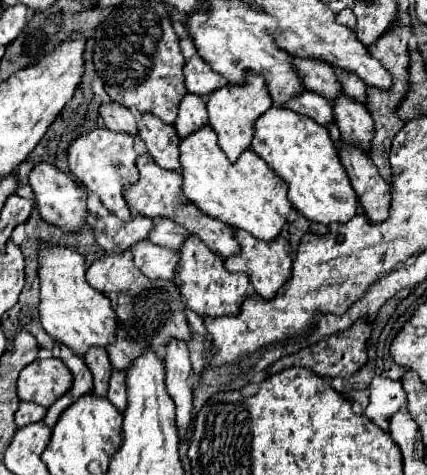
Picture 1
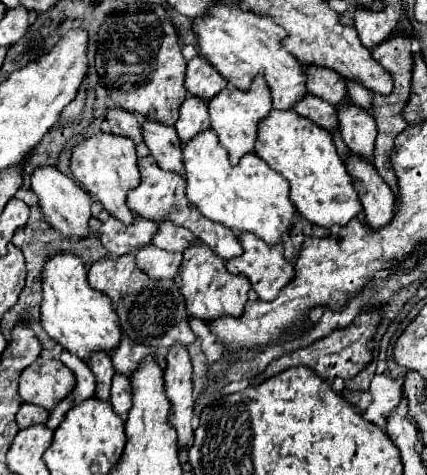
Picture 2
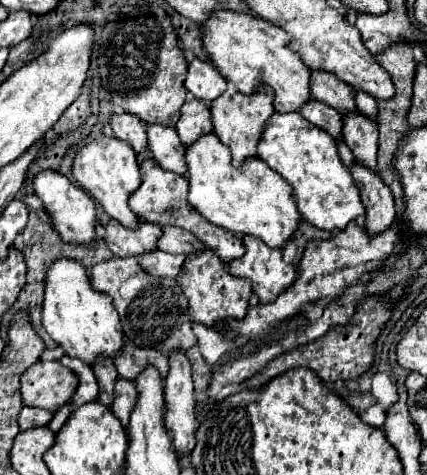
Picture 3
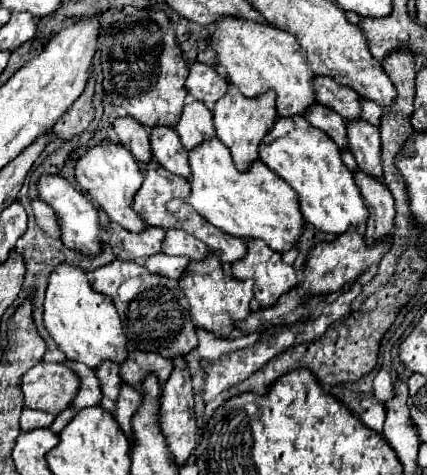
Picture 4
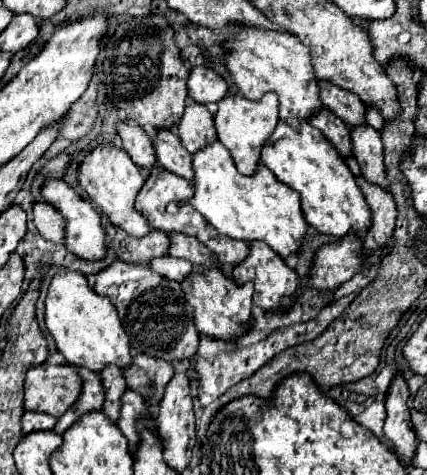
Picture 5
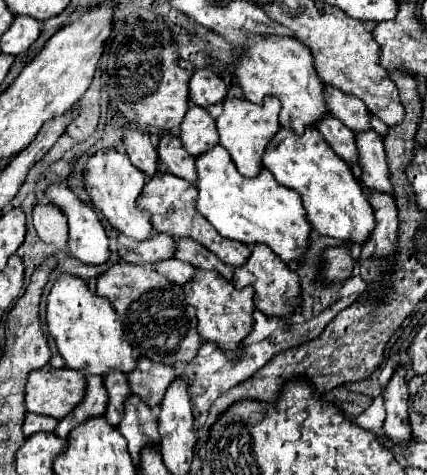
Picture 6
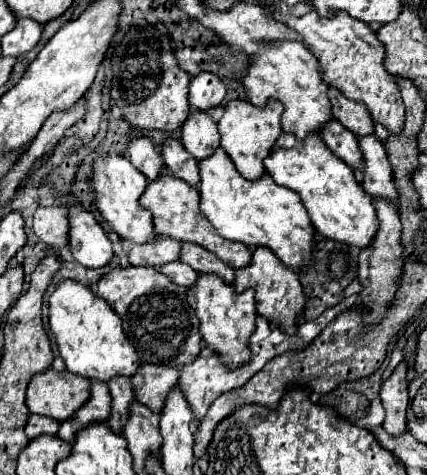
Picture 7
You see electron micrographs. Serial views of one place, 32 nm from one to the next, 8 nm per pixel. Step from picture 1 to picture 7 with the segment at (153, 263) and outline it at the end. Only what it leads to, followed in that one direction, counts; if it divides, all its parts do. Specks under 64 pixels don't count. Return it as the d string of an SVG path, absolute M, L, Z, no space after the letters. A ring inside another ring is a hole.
M174 260L172 264L162 264L160 268L156 268L158 272L164 272L164 276L168 276L172 282L190 288L196 282L196 272L192 272L192 268L188 268L188 264Z

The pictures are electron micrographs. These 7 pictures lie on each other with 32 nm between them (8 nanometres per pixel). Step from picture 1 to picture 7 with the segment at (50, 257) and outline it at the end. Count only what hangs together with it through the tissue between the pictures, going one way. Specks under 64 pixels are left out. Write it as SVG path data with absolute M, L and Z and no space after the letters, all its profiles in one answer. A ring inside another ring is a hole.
M64 278L56 286L48 302L50 330L56 338L56 346L60 350L60 356L64 358L68 372L108 382L116 374L132 376L138 370L140 358L124 336L120 316L116 316L110 304L98 298L88 286L78 280Z

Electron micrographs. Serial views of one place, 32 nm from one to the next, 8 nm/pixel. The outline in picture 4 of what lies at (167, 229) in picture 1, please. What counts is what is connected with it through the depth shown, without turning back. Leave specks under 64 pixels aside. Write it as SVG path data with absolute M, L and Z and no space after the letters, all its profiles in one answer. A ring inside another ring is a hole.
M170 228L166 230L166 236L162 240L162 252L174 254L174 256L186 256L190 260L200 260L208 254L208 248L192 234L180 228Z

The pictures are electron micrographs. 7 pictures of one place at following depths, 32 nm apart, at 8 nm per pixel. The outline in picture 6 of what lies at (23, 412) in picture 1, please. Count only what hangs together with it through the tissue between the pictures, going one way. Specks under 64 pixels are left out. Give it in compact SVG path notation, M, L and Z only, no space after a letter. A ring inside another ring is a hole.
M34 412L26 414L24 418L24 434L32 436L36 432L54 432L58 420L52 420L52 416L36 416Z

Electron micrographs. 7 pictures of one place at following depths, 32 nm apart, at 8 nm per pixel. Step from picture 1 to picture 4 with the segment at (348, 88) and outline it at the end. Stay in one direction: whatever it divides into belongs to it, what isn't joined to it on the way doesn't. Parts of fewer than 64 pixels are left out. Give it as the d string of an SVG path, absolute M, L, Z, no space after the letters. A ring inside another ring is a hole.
M364 96L358 98L360 100L360 108L362 108L362 118L374 126L380 124L380 116L382 116L382 108L374 102L374 100L364 100Z

